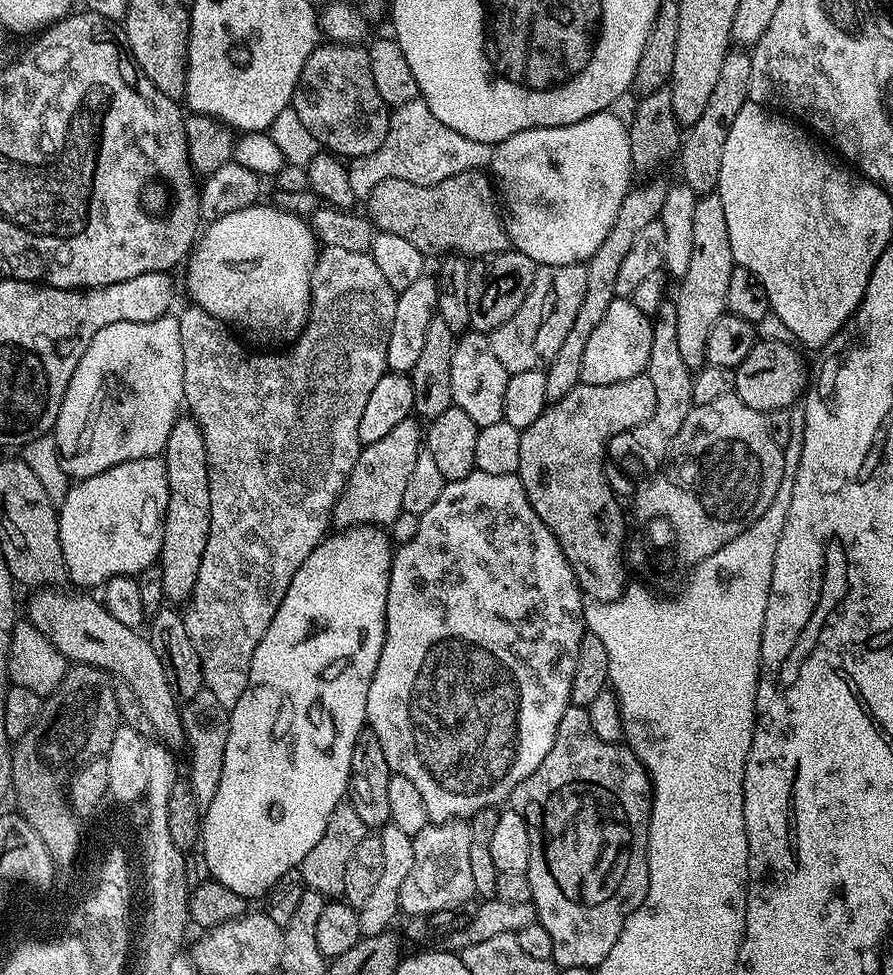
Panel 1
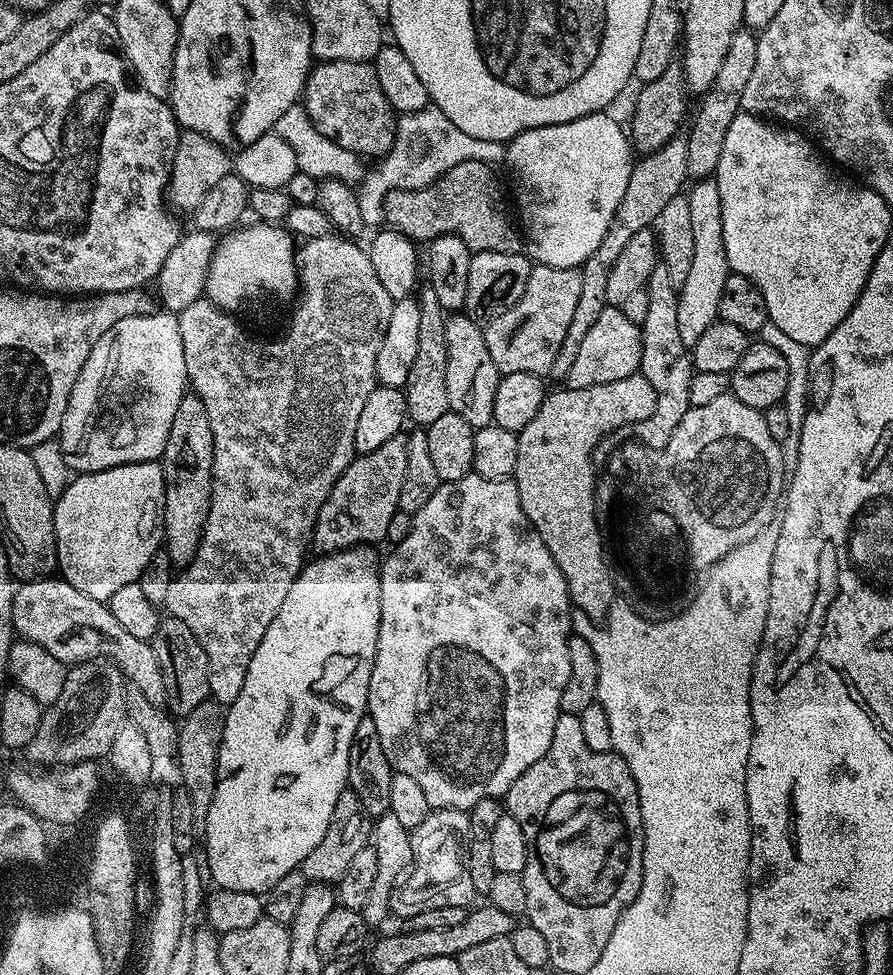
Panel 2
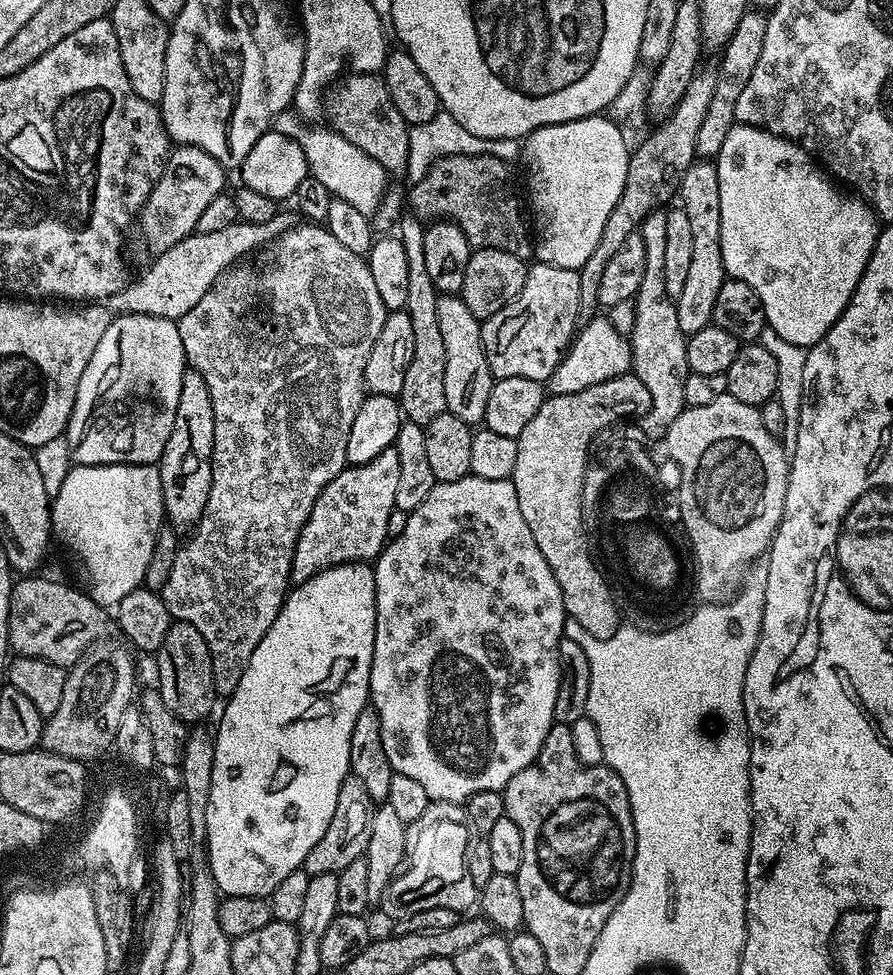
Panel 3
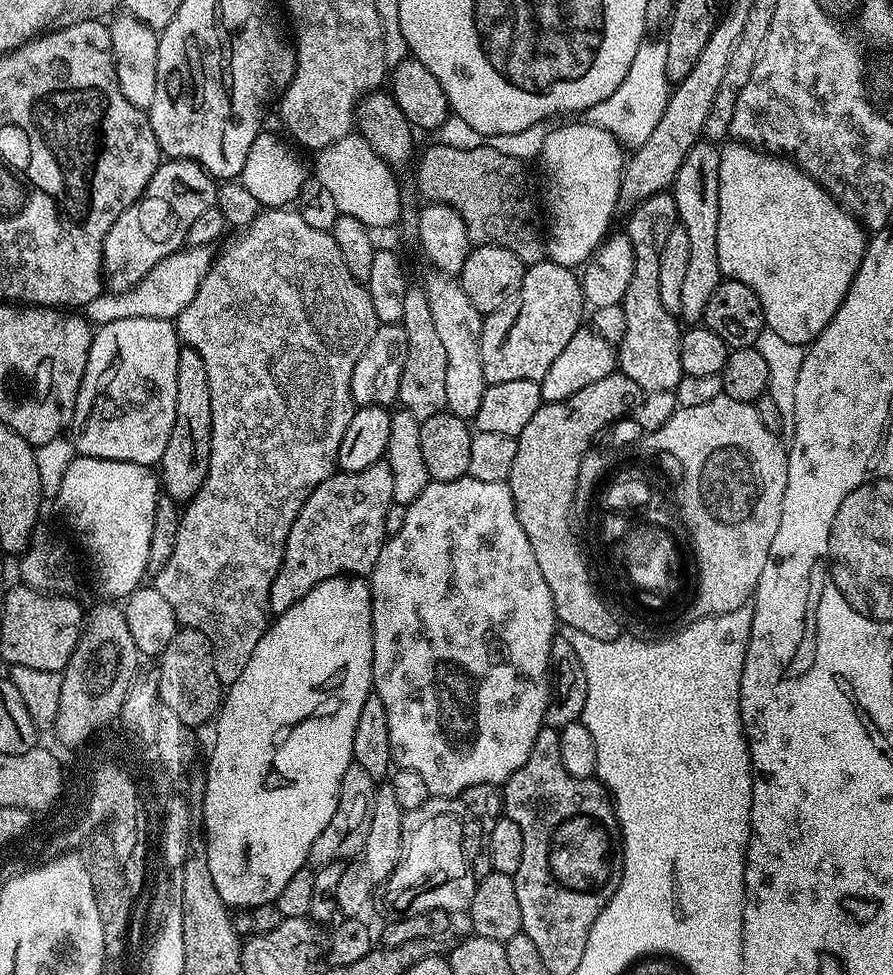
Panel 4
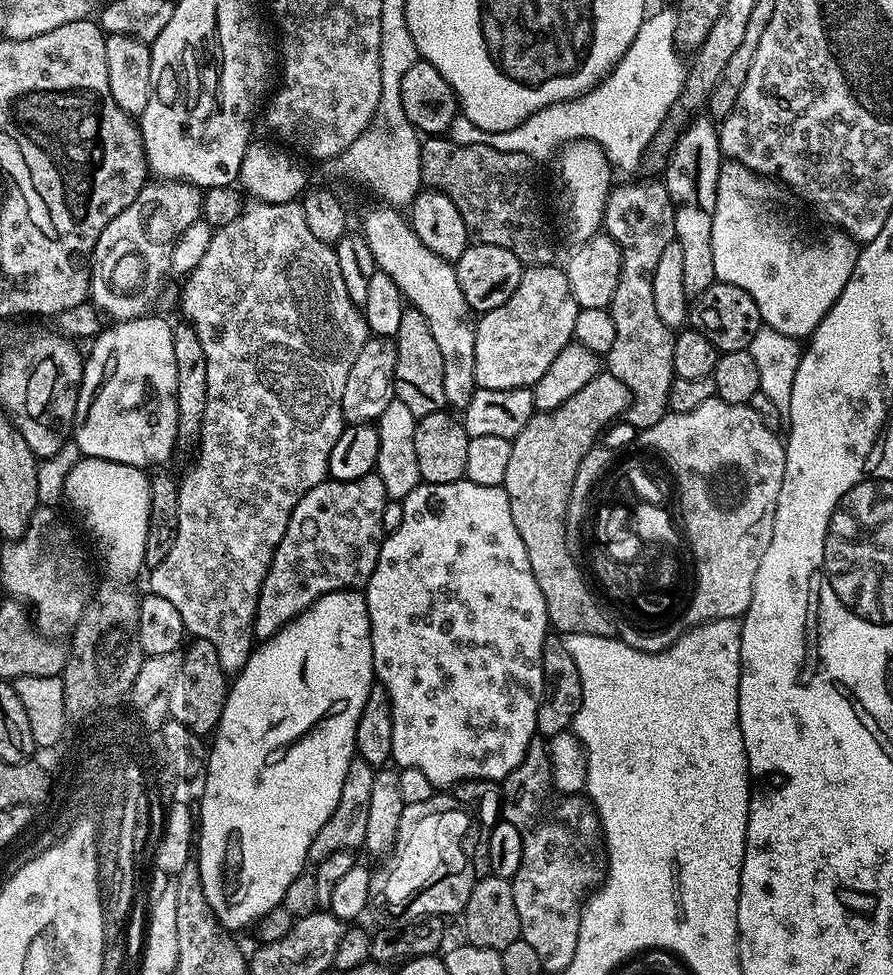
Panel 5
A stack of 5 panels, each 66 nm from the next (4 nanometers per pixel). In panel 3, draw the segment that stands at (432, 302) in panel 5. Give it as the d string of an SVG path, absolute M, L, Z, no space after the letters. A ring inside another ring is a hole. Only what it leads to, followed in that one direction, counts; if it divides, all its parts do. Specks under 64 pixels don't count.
M460 295L438 298L438 326L442 326L442 342L446 346L446 406L450 414L462 418L470 426L484 423L486 402L494 377L482 342L482 321L474 318Z

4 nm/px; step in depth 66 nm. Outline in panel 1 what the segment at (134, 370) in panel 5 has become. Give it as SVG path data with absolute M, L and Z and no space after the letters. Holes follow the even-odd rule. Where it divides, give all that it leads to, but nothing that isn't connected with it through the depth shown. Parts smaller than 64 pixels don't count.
M169 314L158 318L154 322L114 322L114 326L106 326L106 330L98 330L98 334L94 334L90 346L86 346L86 354L82 354L78 366L74 366L70 386L66 386L66 394L62 398L62 406L58 410L54 435L60 461L62 462L62 470L66 470L66 474L73 481L85 480L91 476L102 474L122 462L134 462L138 458L160 456L166 446L166 438L170 438L170 430L174 426L176 417L181 415L183 404L182 338L180 337L180 322L175 315Z

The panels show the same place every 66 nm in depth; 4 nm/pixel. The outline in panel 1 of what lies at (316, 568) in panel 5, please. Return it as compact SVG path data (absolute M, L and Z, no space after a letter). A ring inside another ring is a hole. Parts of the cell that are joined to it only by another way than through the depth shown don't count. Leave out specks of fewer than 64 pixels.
M409 418L398 422L398 426L378 438L378 442L363 445L358 462L354 462L354 470L350 470L350 478L336 500L331 523L340 530L354 528L357 524L390 526L394 518L404 511L402 494L406 491L406 481L414 470L414 462L418 462L425 440L421 421Z

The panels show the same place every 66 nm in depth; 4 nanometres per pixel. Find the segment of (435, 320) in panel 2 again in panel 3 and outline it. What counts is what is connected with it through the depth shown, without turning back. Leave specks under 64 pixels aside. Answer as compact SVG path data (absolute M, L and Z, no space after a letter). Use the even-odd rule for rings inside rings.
M407 214L400 220L398 235L406 249L406 258L410 262L410 287L406 290L406 306L403 311L410 314L414 322L414 358L406 366L406 378L398 397L403 419L410 424L429 424L438 418L438 414L448 411L446 406L446 346L442 342L442 326L438 326L438 298L434 282L430 282L430 273L426 270L426 257L422 238L425 221L415 214Z

